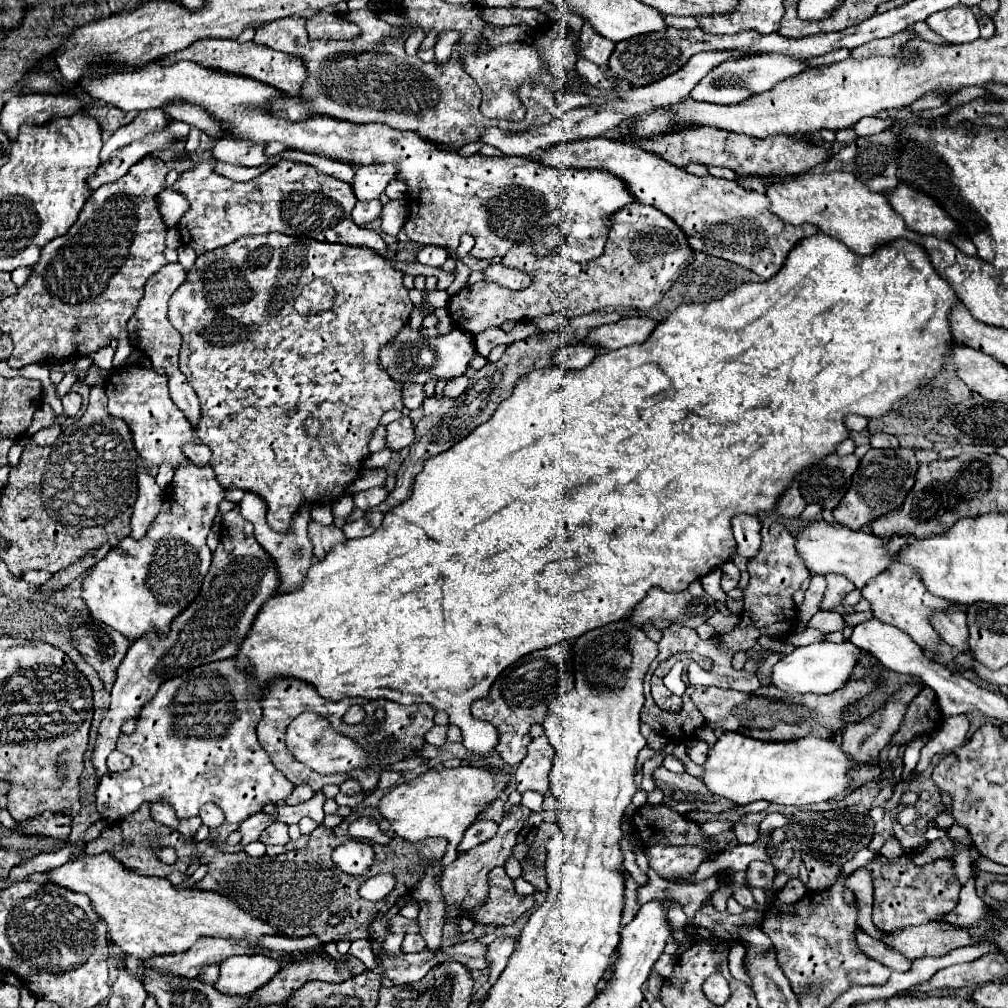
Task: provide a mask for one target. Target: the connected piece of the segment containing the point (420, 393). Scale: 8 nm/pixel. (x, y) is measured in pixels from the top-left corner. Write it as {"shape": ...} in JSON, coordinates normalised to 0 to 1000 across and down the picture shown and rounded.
{"shape":[[[404,379],[400,383],[400,401],[410,407],[410,405],[416,405],[420,401],[420,397],[424,395],[420,381],[414,381],[414,379]]]}

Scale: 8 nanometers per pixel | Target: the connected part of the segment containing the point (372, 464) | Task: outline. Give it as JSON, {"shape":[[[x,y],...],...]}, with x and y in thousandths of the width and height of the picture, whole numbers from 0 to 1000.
{"shape":[[[382,444],[379,447],[373,449],[367,449],[361,456],[360,462],[364,465],[383,463],[389,453],[389,447],[386,444]]]}

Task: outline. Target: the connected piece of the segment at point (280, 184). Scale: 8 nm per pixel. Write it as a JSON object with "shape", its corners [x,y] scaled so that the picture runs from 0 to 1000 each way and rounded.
{"shape":[[[199,161],[193,167],[182,171],[178,175],[178,179],[174,181],[174,187],[178,190],[184,192],[184,196],[188,198],[189,206],[182,212],[182,216],[178,218],[176,226],[180,230],[180,236],[186,244],[189,244],[195,254],[213,248],[217,244],[225,244],[229,240],[233,240],[239,234],[245,232],[267,232],[267,230],[277,230],[277,232],[285,232],[285,234],[301,234],[301,236],[311,236],[316,240],[334,240],[334,242],[346,242],[346,244],[364,244],[372,250],[376,250],[378,254],[386,254],[392,258],[400,258],[400,260],[412,260],[412,252],[406,248],[396,248],[396,250],[384,250],[382,240],[378,238],[378,234],[370,228],[364,226],[356,226],[350,216],[348,216],[348,208],[354,200],[348,185],[344,181],[332,179],[324,173],[318,173],[316,169],[305,165],[305,163],[293,163],[293,161],[277,161],[273,165],[269,165],[265,171],[257,173],[251,181],[231,181],[223,175],[217,175],[211,171],[211,163],[209,161]]]}

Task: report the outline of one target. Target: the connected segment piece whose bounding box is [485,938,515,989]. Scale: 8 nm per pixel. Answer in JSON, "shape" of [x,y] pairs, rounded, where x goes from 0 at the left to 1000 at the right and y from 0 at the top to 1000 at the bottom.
{"shape":[[[493,931],[483,938],[483,946],[481,952],[487,956],[486,959],[486,981],[489,979],[495,966],[499,964],[499,960],[503,958],[503,952],[507,948],[507,944],[511,942],[511,933],[507,931]]]}

